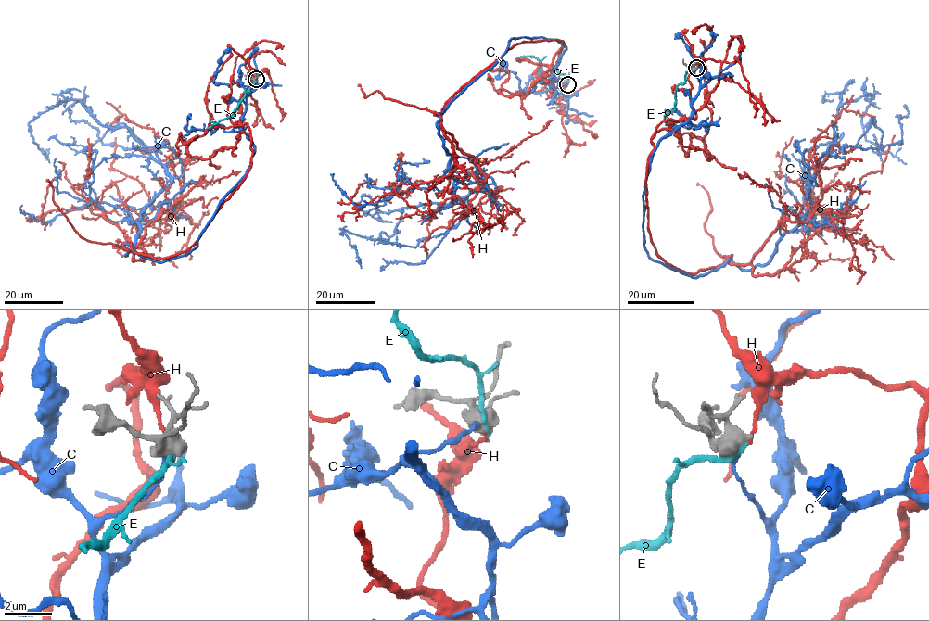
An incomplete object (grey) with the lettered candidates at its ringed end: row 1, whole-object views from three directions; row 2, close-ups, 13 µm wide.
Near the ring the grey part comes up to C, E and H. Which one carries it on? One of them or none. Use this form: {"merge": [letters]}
{"merge": []}

